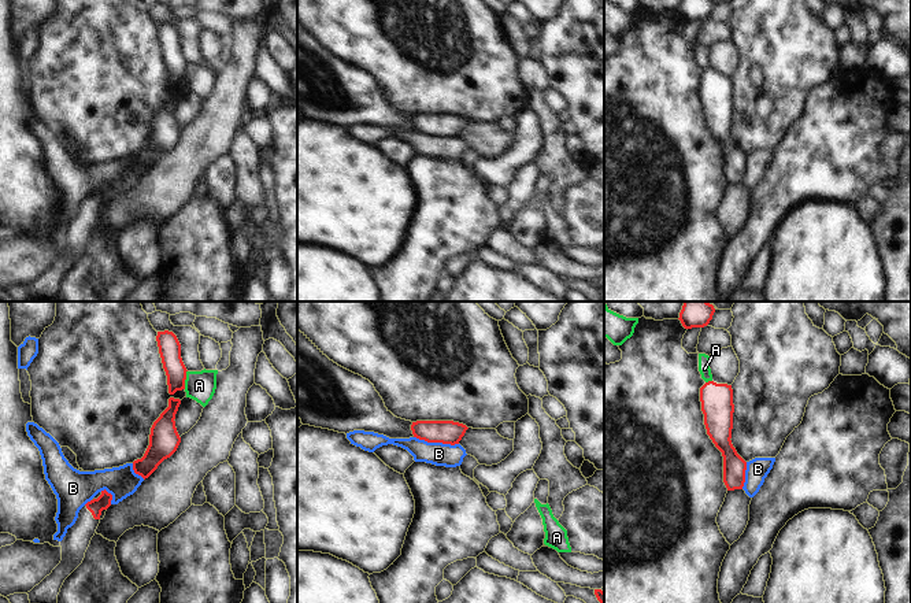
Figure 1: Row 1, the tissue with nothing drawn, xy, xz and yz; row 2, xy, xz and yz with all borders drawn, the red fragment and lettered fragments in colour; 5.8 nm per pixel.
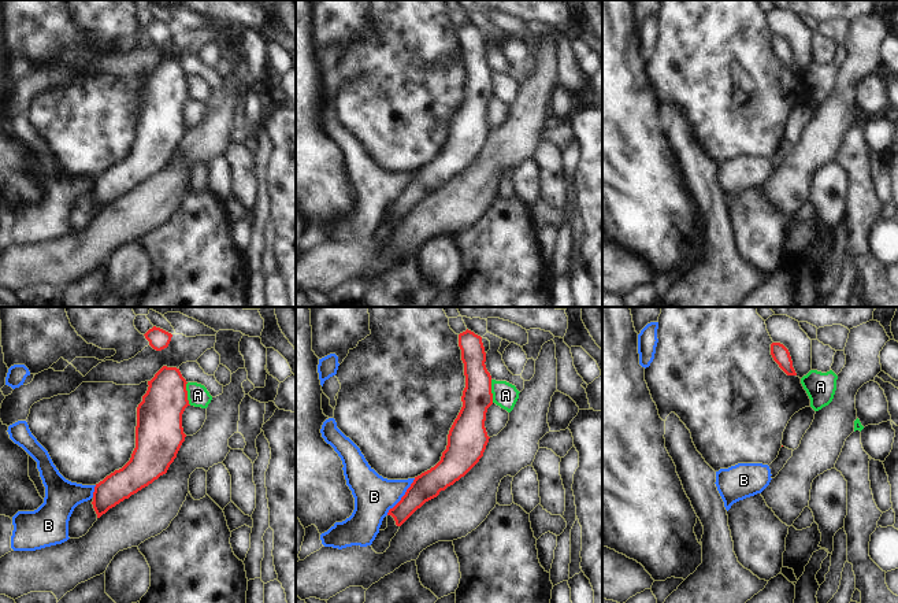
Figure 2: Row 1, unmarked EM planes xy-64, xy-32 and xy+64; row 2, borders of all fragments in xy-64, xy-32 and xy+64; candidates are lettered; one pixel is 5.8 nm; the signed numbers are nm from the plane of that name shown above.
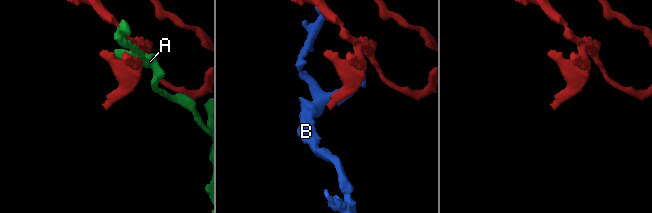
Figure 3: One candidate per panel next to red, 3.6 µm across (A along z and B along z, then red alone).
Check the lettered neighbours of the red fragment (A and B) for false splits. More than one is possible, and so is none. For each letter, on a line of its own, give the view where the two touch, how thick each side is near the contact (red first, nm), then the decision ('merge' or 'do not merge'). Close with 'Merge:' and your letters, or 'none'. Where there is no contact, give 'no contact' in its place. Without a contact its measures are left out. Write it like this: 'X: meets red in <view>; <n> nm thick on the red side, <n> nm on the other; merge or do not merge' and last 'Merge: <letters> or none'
A: meets red in xy; 130 nm thick on the red side, 180 nm on the other; do not merge
B: meets red in xz; 140 nm thick on the red side, 140 nm on the other; do not merge
Merge: none

